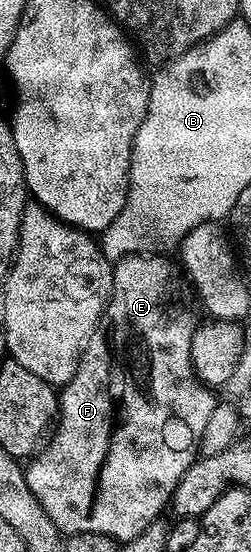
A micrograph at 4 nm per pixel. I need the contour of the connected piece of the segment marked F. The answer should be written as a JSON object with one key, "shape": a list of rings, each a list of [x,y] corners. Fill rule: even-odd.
{"shape":[[[102,329],[90,336],[76,373],[61,388],[56,434],[24,469],[33,496],[63,536],[75,535],[78,527],[86,527],[86,507],[90,507],[94,471],[98,471],[98,463],[102,463],[102,451],[106,451],[106,431],[110,431],[106,371],[110,371],[110,359],[106,359],[105,337],[106,332]]]}

